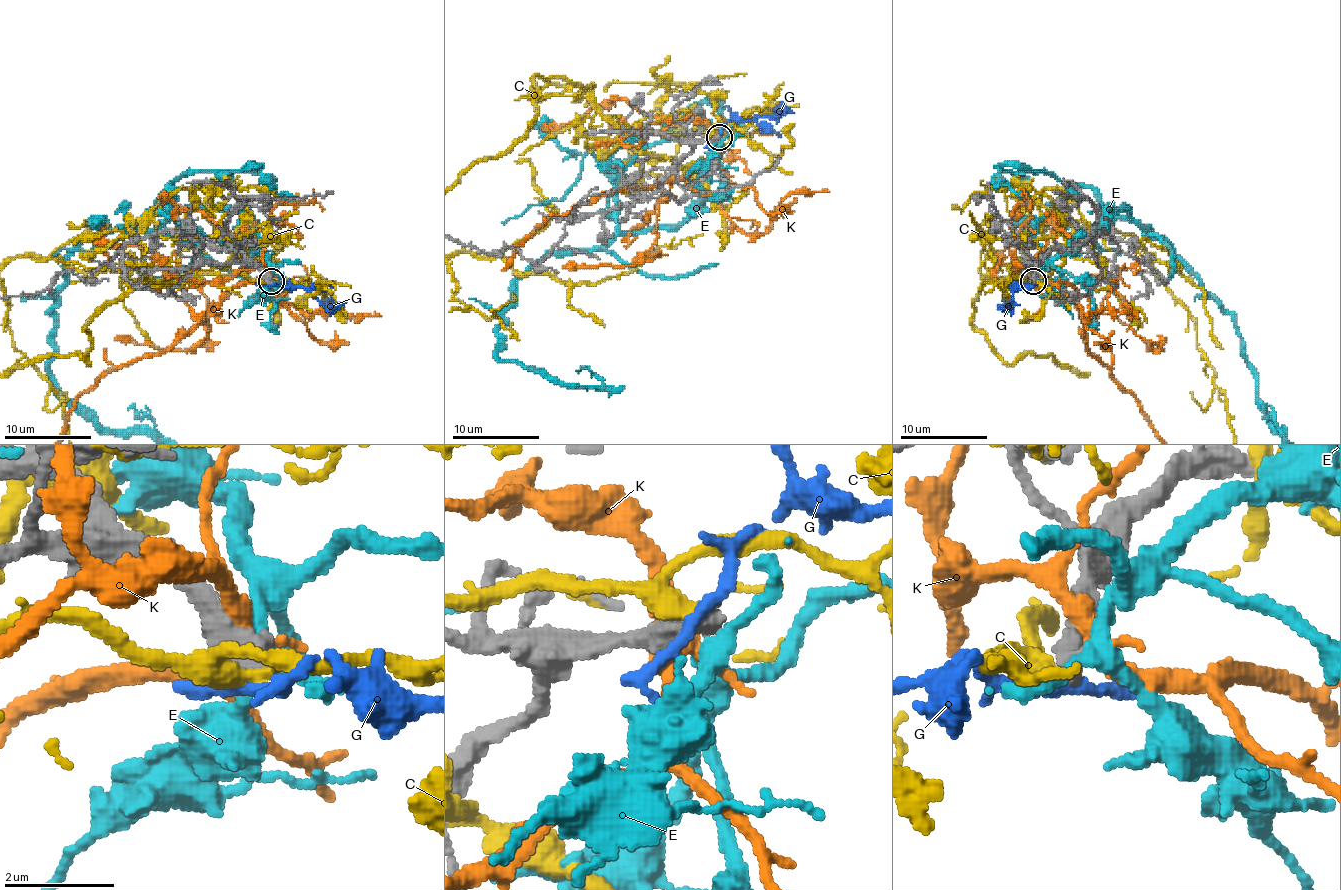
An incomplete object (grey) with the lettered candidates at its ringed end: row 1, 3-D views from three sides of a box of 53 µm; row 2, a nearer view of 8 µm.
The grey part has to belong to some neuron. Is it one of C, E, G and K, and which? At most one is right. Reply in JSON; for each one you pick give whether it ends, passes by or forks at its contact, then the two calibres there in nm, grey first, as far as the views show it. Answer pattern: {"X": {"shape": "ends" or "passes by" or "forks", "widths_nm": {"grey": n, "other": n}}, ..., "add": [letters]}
{"add": []}

